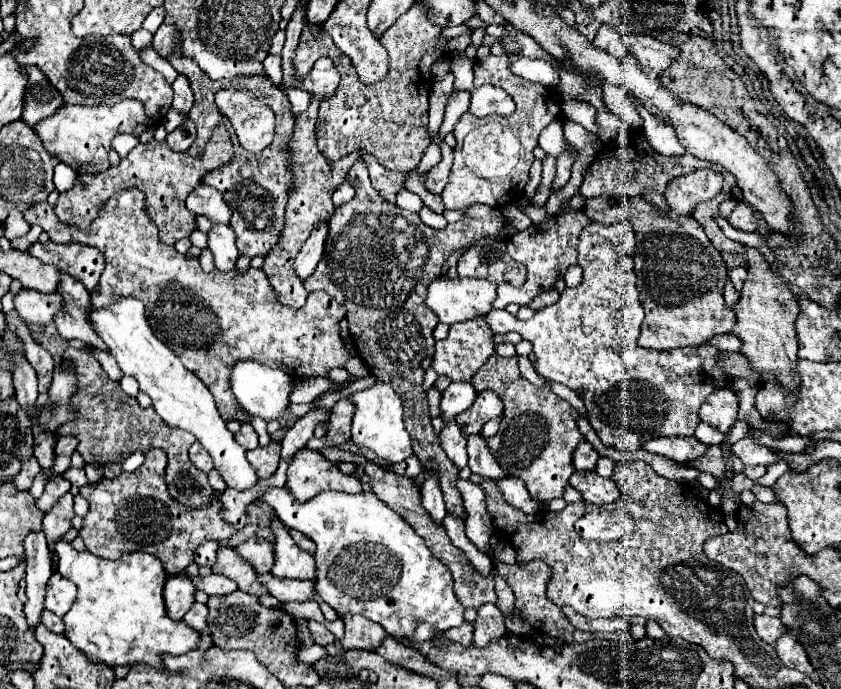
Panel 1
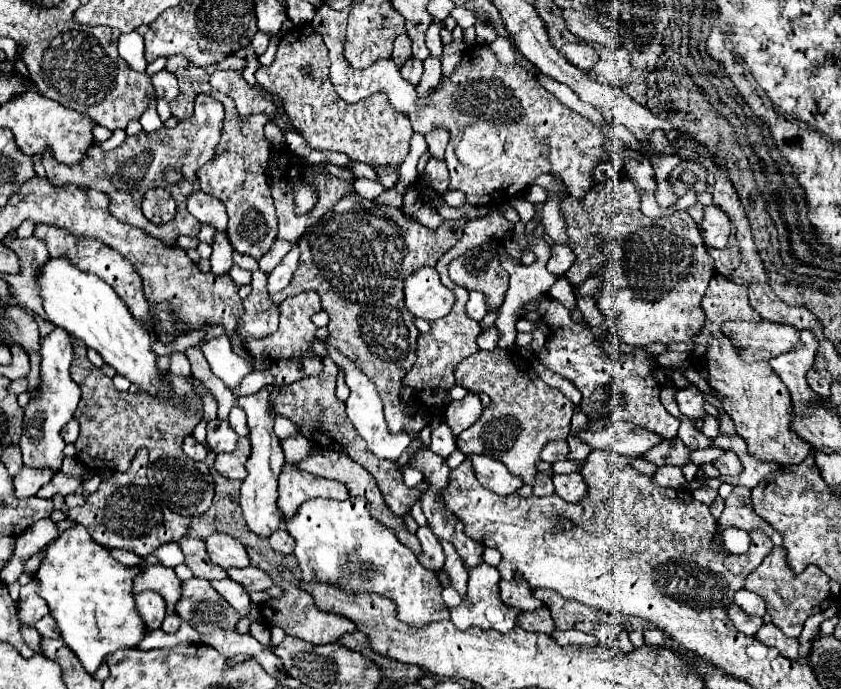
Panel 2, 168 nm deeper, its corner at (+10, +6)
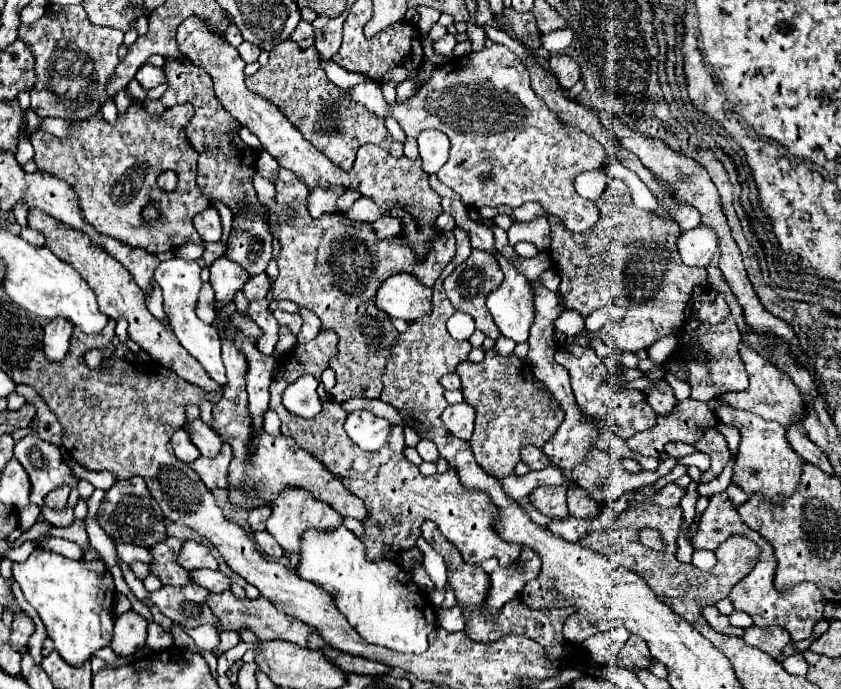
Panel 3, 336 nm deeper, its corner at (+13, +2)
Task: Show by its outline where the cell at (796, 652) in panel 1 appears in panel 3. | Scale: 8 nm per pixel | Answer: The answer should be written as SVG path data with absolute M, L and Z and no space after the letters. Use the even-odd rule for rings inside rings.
M747 627L743 633L743 641L751 647L757 647L771 655L777 661L783 661L783 647L791 641L789 633L783 627Z

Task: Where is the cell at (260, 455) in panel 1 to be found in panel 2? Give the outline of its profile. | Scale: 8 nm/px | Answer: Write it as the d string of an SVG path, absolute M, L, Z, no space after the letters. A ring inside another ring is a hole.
M240 437L238 447L232 453L218 453L216 469L220 475L228 479L244 479L246 477L246 461L250 457L250 439Z

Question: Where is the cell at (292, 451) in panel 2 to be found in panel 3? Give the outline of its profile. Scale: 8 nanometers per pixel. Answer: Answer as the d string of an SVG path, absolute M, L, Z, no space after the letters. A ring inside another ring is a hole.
M265 411L265 415L263 415L263 429L267 431L267 433L271 433L271 435L279 435L281 431L279 431L279 417L277 417L277 413L275 411Z

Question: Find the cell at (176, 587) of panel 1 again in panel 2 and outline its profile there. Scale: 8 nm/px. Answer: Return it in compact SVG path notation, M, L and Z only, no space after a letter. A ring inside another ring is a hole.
M142 591L136 595L138 599L138 611L146 619L146 625L150 629L160 629L160 625L166 619L166 601L156 591Z

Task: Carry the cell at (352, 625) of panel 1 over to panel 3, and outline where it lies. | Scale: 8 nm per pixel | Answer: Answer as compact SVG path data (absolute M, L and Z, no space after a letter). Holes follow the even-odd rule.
M221 591L221 593L209 593L207 595L207 603L213 611L213 615L217 617L217 631L235 631L241 633L243 629L255 633L261 641L273 641L273 639L283 639L283 641L291 641L299 647L307 647L307 637L311 633L311 629L307 629L307 625L303 625L301 621L295 621L293 617L287 617L283 613L279 613L271 601L265 601L265 597L257 597L257 599L239 599L235 597L231 591Z

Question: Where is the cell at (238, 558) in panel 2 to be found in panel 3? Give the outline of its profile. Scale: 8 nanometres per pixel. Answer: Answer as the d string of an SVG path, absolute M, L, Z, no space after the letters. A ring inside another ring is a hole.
M185 541L183 543L183 549L179 551L177 555L177 561L179 565L183 565L183 569L217 569L217 561L215 557L211 555L211 551L201 545L201 543L195 543L195 541Z

